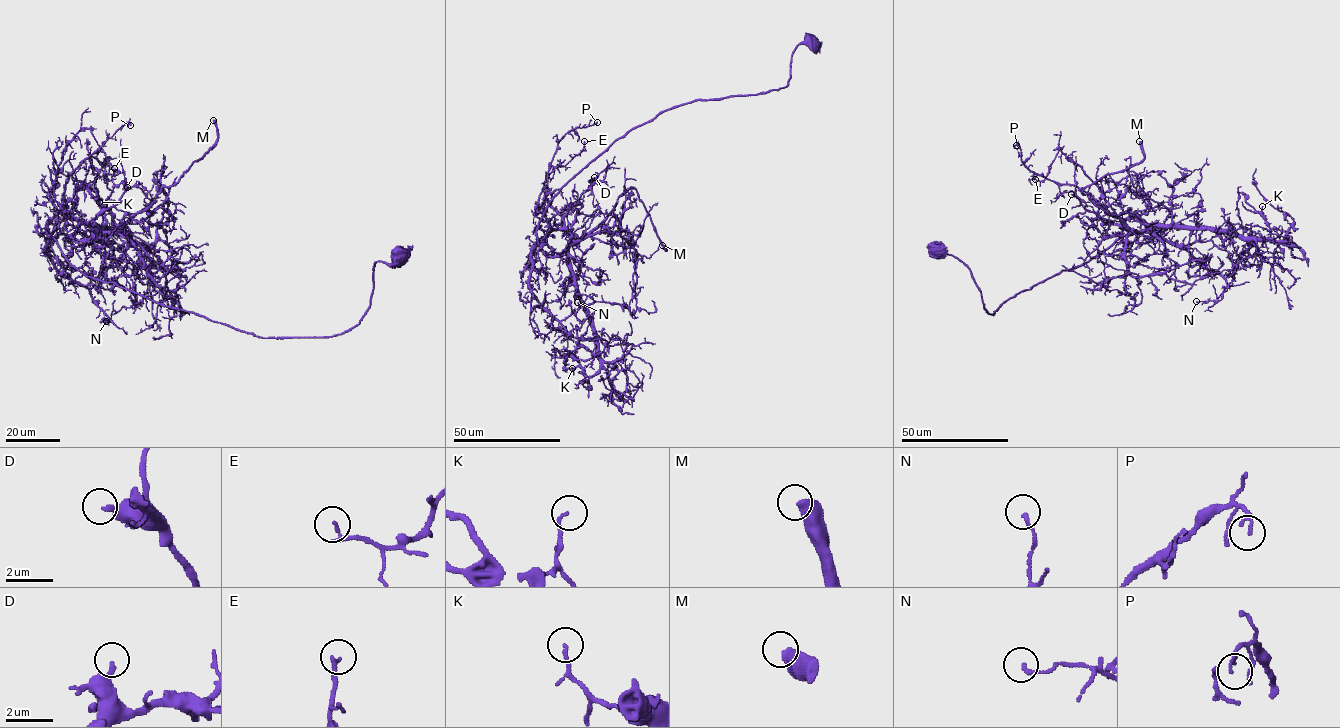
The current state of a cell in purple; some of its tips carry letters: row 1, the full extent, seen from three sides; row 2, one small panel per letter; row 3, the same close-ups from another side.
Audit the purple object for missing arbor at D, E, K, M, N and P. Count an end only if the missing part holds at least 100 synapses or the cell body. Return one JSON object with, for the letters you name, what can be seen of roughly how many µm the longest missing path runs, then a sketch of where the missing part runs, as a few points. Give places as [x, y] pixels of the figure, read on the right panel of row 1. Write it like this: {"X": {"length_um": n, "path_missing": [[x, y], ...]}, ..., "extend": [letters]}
{"M": {"length_um": 140, "path_missing": [[1139, 141], [1135, 115], [1128, 108], [1055, 82], [1038, 82], [1081, 99], [1085, 126], [1117, 119]]}, "extend": ["M"]}

